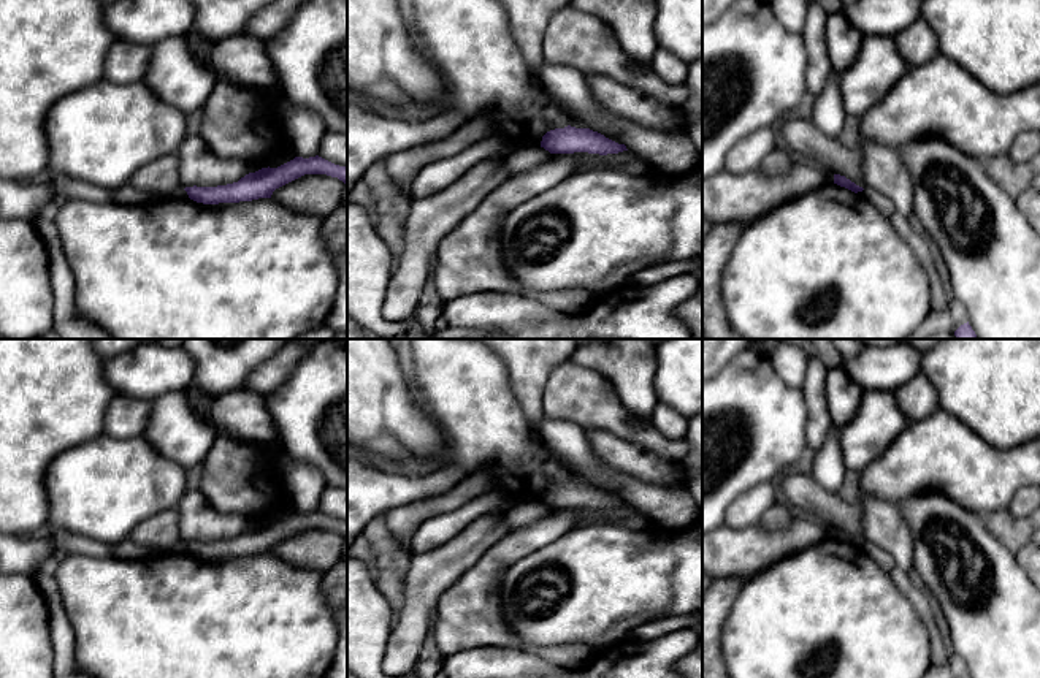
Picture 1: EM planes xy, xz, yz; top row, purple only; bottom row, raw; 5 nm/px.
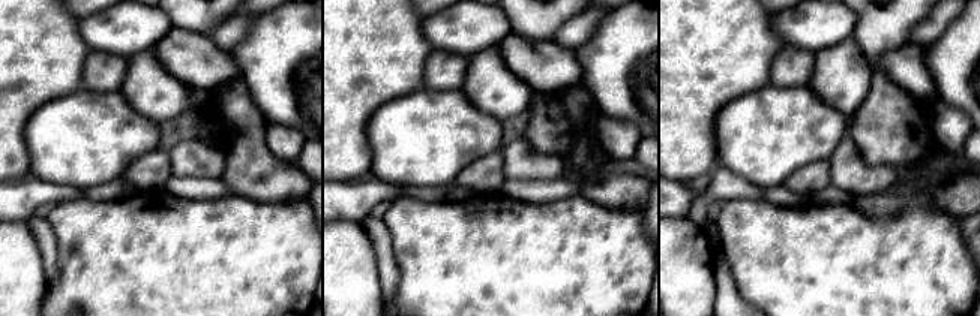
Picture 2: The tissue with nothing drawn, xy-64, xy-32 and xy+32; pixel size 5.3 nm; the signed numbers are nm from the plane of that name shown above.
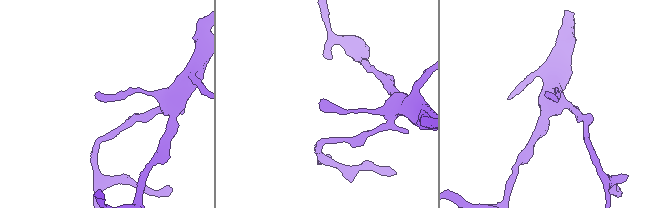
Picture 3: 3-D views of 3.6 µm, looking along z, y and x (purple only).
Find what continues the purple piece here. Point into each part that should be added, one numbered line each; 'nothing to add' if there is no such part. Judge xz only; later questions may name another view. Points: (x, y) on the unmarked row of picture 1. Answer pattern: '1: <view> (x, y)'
nothing to add

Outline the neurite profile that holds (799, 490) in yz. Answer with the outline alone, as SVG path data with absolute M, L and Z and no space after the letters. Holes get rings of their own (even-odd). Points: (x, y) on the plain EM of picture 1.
M790 470L778 482L780 497L794 512L820 520L824 526L845 531L867 543L862 529L862 510L843 501L837 493L826 491L809 472Z

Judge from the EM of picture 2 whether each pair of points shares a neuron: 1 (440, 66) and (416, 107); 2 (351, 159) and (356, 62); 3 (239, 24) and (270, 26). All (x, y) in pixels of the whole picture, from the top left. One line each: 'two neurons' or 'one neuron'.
1: two neurons
2: one neuron
3: two neurons

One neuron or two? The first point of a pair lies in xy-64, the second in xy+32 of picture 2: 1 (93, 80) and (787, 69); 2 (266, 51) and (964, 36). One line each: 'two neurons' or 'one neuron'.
1: one neuron
2: one neuron

